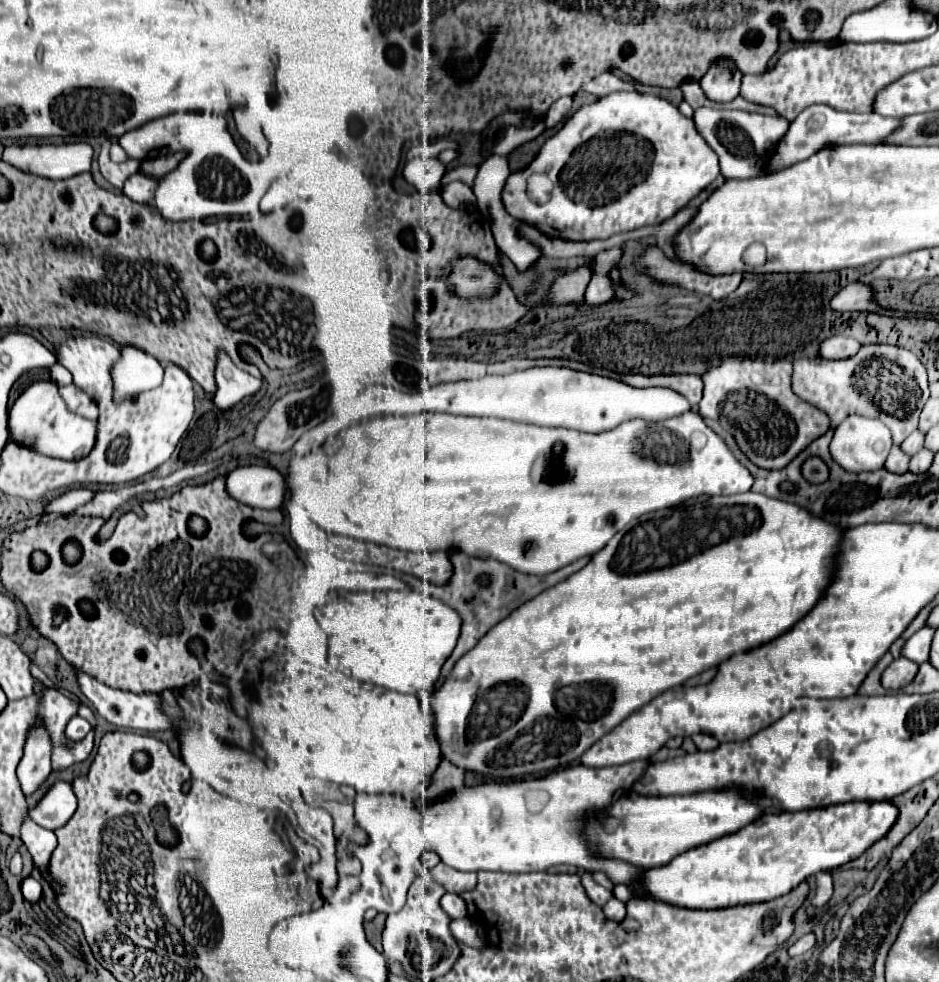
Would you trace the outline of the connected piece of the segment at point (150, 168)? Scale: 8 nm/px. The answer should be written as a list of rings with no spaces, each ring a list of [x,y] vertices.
[[[176,152],[176,154],[166,154],[166,156],[158,156],[158,158],[146,158],[140,164],[140,172],[144,174],[152,174],[156,178],[168,174],[180,160],[184,158],[184,152]]]

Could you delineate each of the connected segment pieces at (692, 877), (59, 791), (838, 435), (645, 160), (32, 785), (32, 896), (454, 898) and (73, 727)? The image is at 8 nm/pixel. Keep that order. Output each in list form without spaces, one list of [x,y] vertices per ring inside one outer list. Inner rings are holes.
[[[852,802],[840,806],[828,806],[824,810],[804,810],[804,812],[780,812],[762,814],[748,826],[740,828],[726,838],[712,840],[704,846],[686,850],[684,854],[672,858],[668,866],[654,866],[640,874],[640,886],[650,900],[662,900],[666,904],[676,904],[680,908],[728,908],[738,904],[756,904],[774,900],[778,896],[794,890],[802,880],[838,868],[846,862],[856,860],[868,846],[880,840],[886,830],[890,830],[896,820],[896,806],[890,802]]]
[[[56,782],[48,794],[38,802],[34,810],[30,810],[30,818],[48,830],[56,830],[68,822],[72,812],[76,810],[76,796],[68,782]]]
[[[848,416],[836,430],[834,430],[834,438],[830,442],[830,454],[836,460],[838,466],[842,466],[848,472],[874,472],[884,468],[884,462],[888,458],[888,452],[892,448],[892,436],[890,430],[874,418],[866,418],[866,416]]]
[[[614,92],[610,96],[604,96],[600,98],[598,102],[594,104],[588,104],[588,106],[582,106],[578,112],[574,112],[570,116],[570,120],[552,136],[544,142],[544,146],[540,148],[538,156],[532,160],[530,166],[526,166],[524,170],[520,172],[512,172],[504,184],[504,190],[502,190],[502,202],[504,202],[504,208],[510,216],[538,228],[542,234],[546,236],[552,236],[552,238],[566,238],[566,240],[606,240],[610,238],[612,234],[618,234],[618,232],[628,232],[628,230],[636,230],[636,228],[642,228],[642,226],[656,226],[656,224],[662,224],[664,220],[672,218],[688,200],[692,200],[694,196],[698,196],[708,184],[712,184],[716,180],[716,176],[720,174],[720,166],[718,166],[718,156],[716,152],[704,142],[704,138],[700,138],[700,134],[696,132],[696,128],[692,126],[692,120],[686,118],[684,114],[680,114],[680,110],[676,106],[672,106],[670,102],[666,102],[664,98],[658,98],[658,96],[652,96],[652,94],[640,94],[640,92]],[[530,174],[546,174],[552,182],[554,182],[554,190],[552,190],[552,196],[546,204],[534,204],[528,194],[526,194],[526,178]]]
[[[40,726],[34,728],[28,736],[24,756],[16,768],[16,776],[20,782],[20,790],[24,796],[30,796],[38,790],[38,786],[48,778],[50,774],[50,738],[46,730]]]
[[[28,876],[28,878],[22,880],[22,896],[24,896],[24,900],[38,902],[40,894],[42,894],[42,886],[40,886],[40,882],[36,878]]]
[[[444,894],[440,900],[440,906],[450,918],[464,918],[466,916],[466,904],[458,894]]]
[[[74,716],[74,718],[70,720],[68,728],[66,728],[66,734],[68,734],[70,740],[76,742],[76,740],[82,740],[90,730],[92,730],[92,726],[88,724],[88,720],[84,720],[84,718],[80,718],[80,716]]]

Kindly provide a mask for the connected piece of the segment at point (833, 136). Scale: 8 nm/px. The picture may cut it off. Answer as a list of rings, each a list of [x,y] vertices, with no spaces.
[[[826,104],[808,106],[796,116],[796,120],[790,124],[788,132],[774,146],[774,152],[770,154],[768,162],[764,164],[764,170],[776,172],[776,170],[788,168],[796,162],[810,158],[812,154],[816,154],[818,150],[822,150],[824,146],[830,146],[830,144],[876,144],[876,142],[880,144],[882,138],[886,138],[898,124],[900,124],[900,120],[882,118],[874,112],[870,112],[870,114],[848,114],[848,112],[838,112],[838,110],[834,110]]]

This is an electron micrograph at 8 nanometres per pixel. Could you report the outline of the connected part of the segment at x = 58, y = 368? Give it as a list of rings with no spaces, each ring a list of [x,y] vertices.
[[[58,362],[50,368],[50,374],[52,374],[52,382],[56,382],[58,386],[72,384],[72,374],[62,364],[58,364]]]

